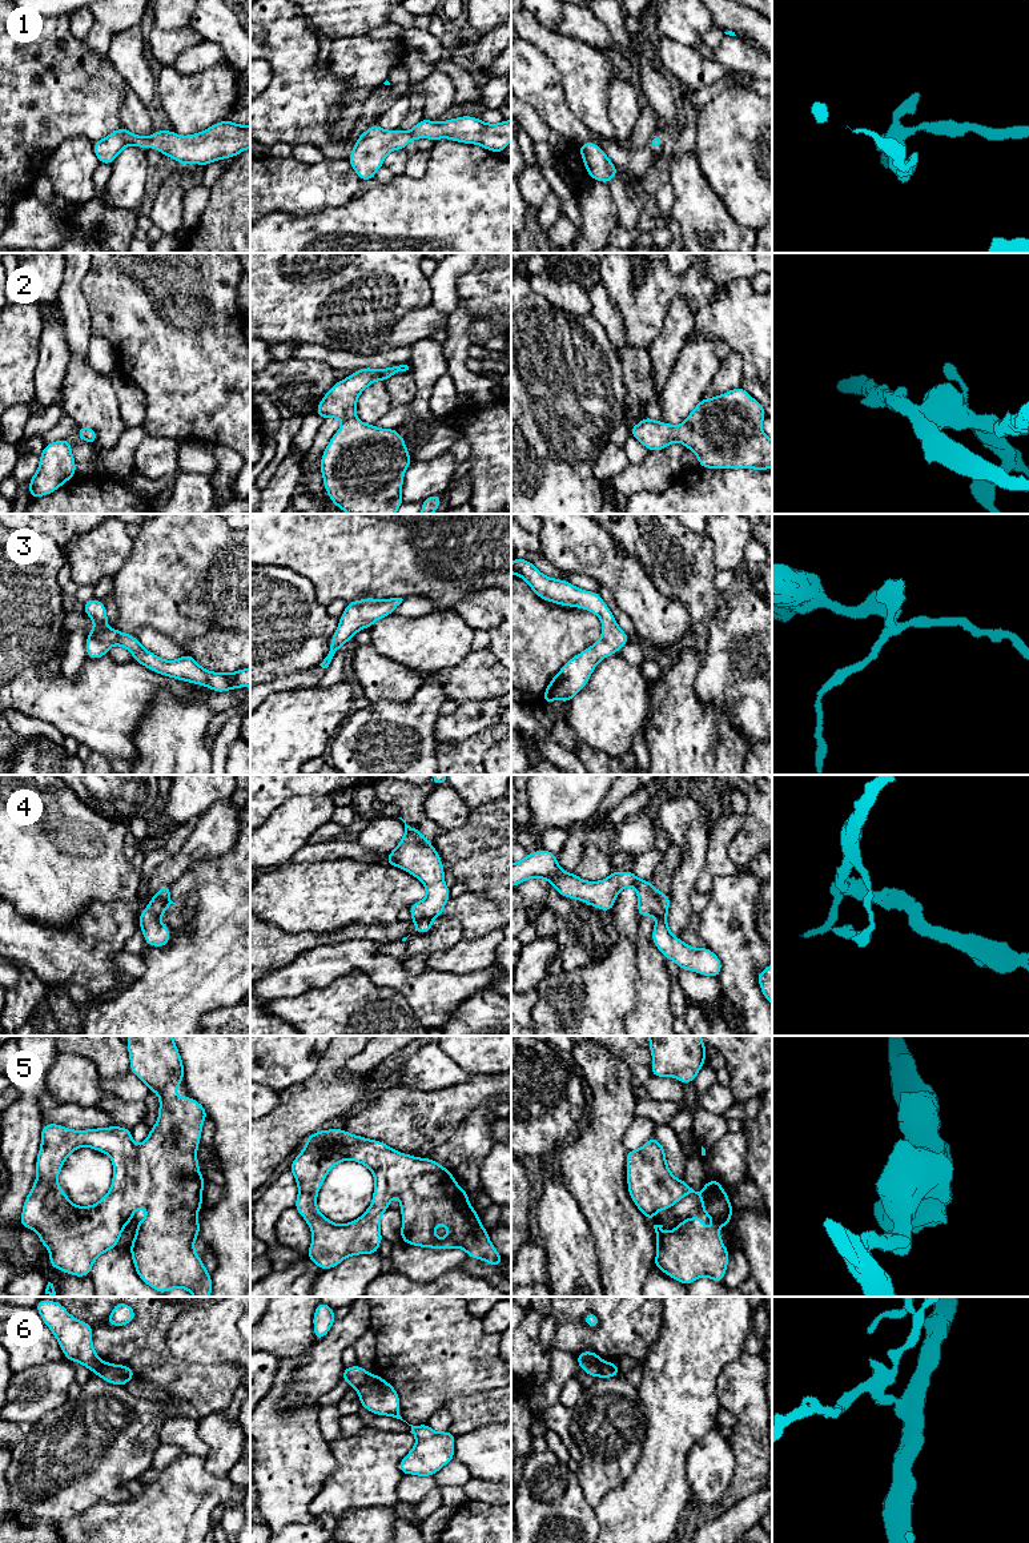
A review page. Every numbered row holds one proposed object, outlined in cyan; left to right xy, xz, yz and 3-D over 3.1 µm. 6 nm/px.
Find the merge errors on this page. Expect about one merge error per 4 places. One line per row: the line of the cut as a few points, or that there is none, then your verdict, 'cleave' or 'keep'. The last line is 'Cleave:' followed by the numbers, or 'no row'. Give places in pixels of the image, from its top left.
1: no cut; keep
2: no cut; keep
3: no cut; keep
4: no cut; keep
5: no cut; keep
6: cut in xz along (370, 1374), (357, 1389); cleave
Cleave: 6

